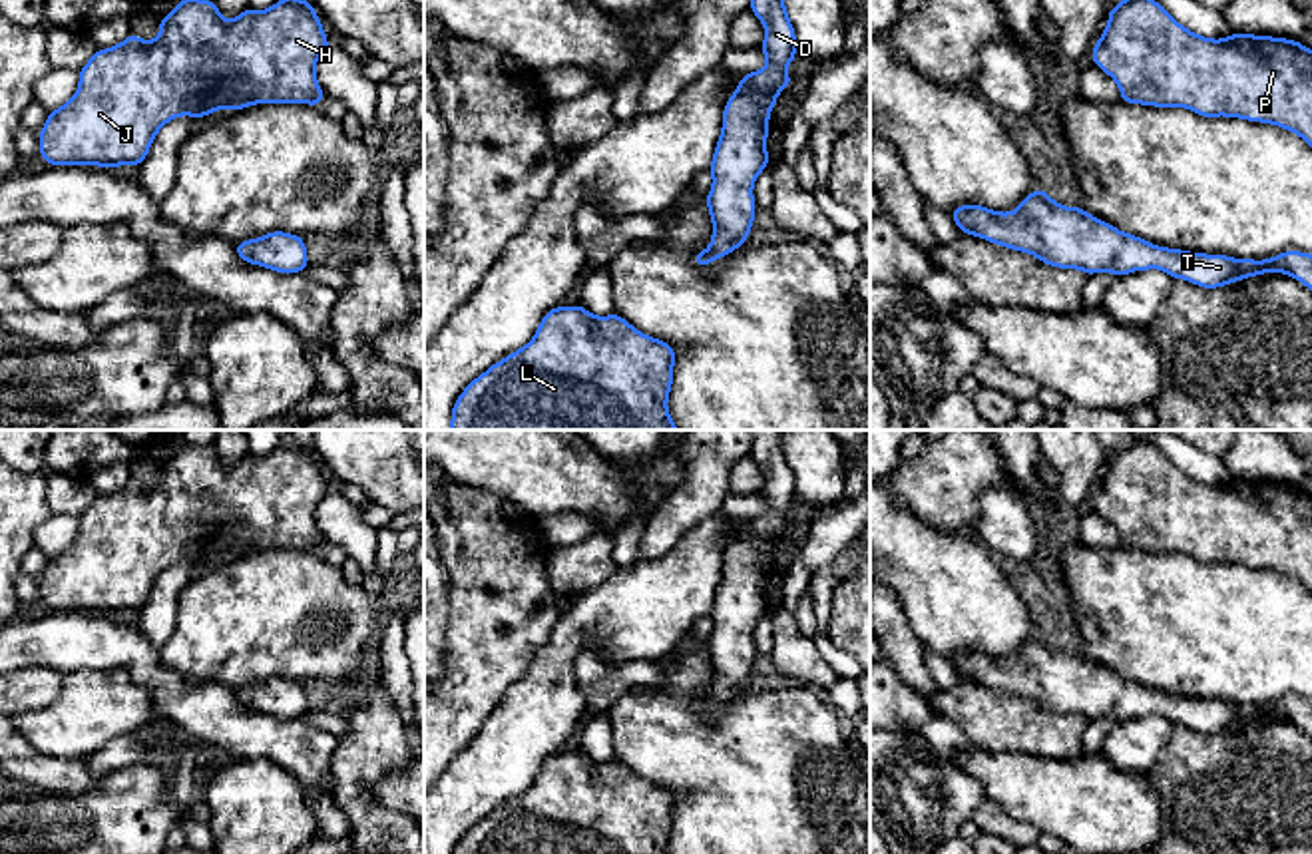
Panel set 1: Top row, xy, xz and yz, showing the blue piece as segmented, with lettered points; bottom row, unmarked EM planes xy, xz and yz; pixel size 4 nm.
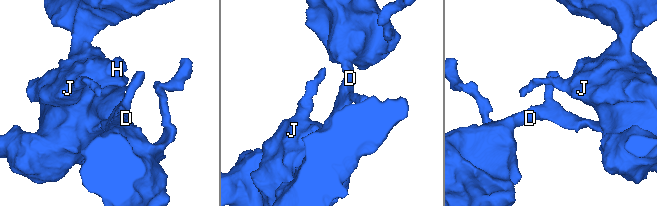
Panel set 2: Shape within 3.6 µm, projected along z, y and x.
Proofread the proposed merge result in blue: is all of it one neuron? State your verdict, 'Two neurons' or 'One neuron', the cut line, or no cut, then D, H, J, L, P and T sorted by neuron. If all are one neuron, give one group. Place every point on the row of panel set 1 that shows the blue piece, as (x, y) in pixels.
One neuron. No split. Groups: D H J L P T

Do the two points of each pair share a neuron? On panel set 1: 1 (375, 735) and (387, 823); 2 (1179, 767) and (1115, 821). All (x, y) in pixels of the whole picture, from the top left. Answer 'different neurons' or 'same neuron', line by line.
1: same neuron
2: different neurons

